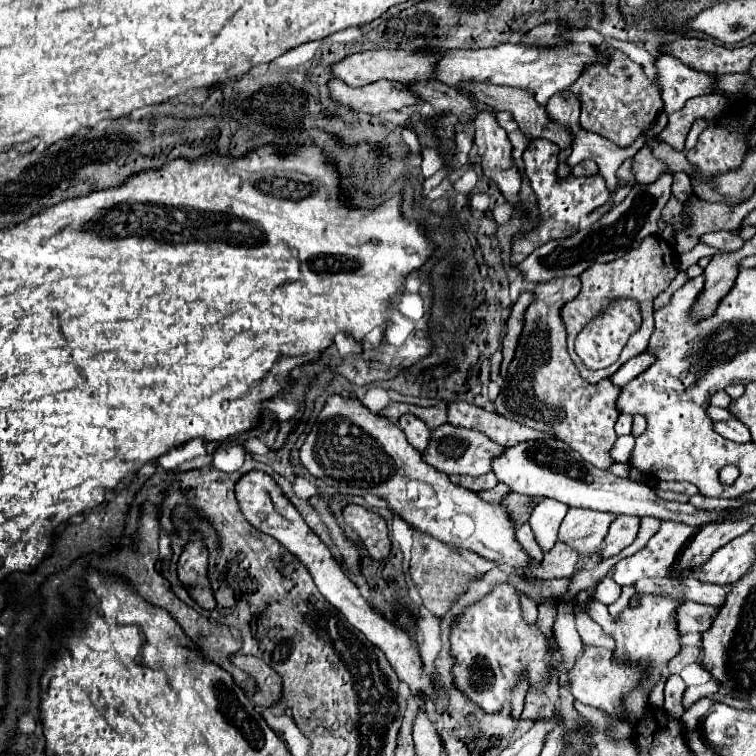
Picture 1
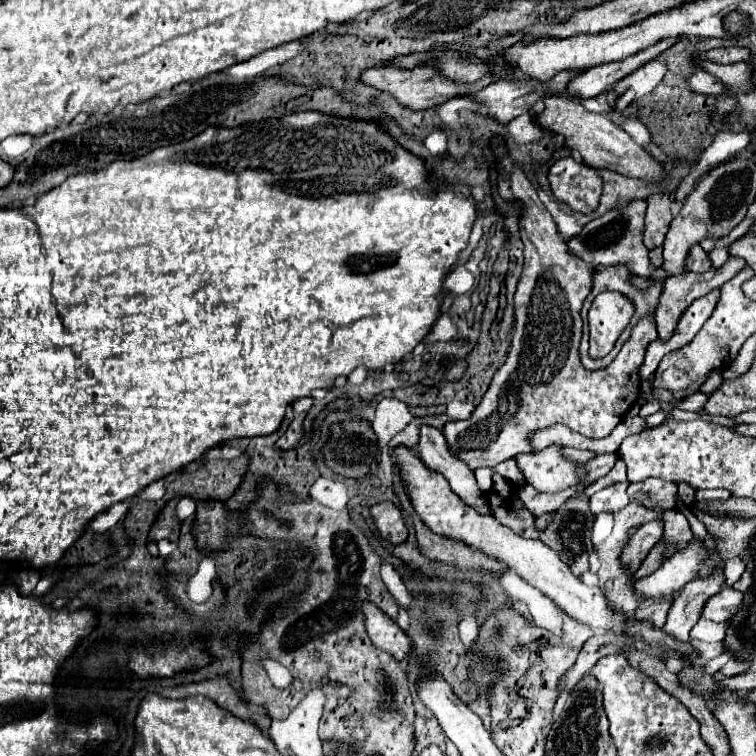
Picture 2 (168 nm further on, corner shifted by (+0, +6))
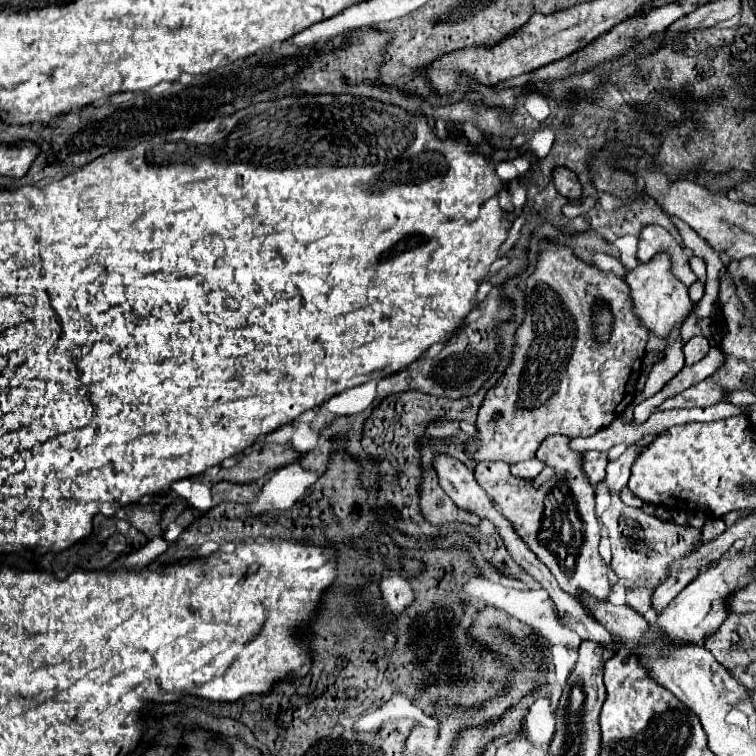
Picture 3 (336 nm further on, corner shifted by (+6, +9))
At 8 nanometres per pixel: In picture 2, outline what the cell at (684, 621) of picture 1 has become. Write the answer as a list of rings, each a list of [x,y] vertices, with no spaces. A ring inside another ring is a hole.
[[[723,589],[715,597],[707,599],[707,605],[703,605],[703,619],[723,623],[735,615],[735,611],[741,607],[743,593],[735,589]]]

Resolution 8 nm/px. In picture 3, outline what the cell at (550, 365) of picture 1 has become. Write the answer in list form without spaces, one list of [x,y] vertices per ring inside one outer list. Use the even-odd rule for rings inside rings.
[[[541,242],[541,248],[543,252],[539,254],[537,268],[527,278],[527,312],[525,322],[517,330],[513,362],[499,382],[487,392],[477,418],[479,436],[467,444],[475,462],[503,460],[507,464],[517,464],[531,460],[547,436],[591,436],[603,426],[609,426],[609,422],[613,422],[613,418],[617,418],[635,398],[635,386],[641,376],[645,342],[649,334],[633,314],[625,278],[617,278],[613,272],[603,272],[597,266],[587,266],[571,252],[571,248],[551,242]],[[597,302],[607,302],[615,320],[613,330],[605,342],[599,342],[593,330],[591,318]]]

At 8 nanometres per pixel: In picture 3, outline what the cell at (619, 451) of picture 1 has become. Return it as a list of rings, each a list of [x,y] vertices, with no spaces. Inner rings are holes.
[[[537,458],[511,466],[511,472],[513,472],[515,476],[519,476],[519,478],[523,478],[523,476],[525,476],[525,478],[535,478],[541,470],[543,470],[543,464],[537,462]]]

